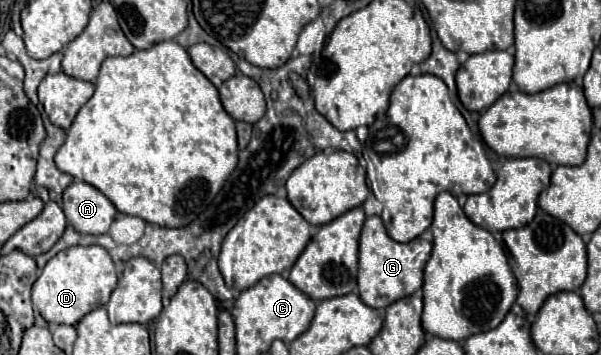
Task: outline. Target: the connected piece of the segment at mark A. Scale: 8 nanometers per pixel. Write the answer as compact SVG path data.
M72 182L72 186L64 190L62 208L68 224L82 234L106 234L118 214L116 206L86 182Z

